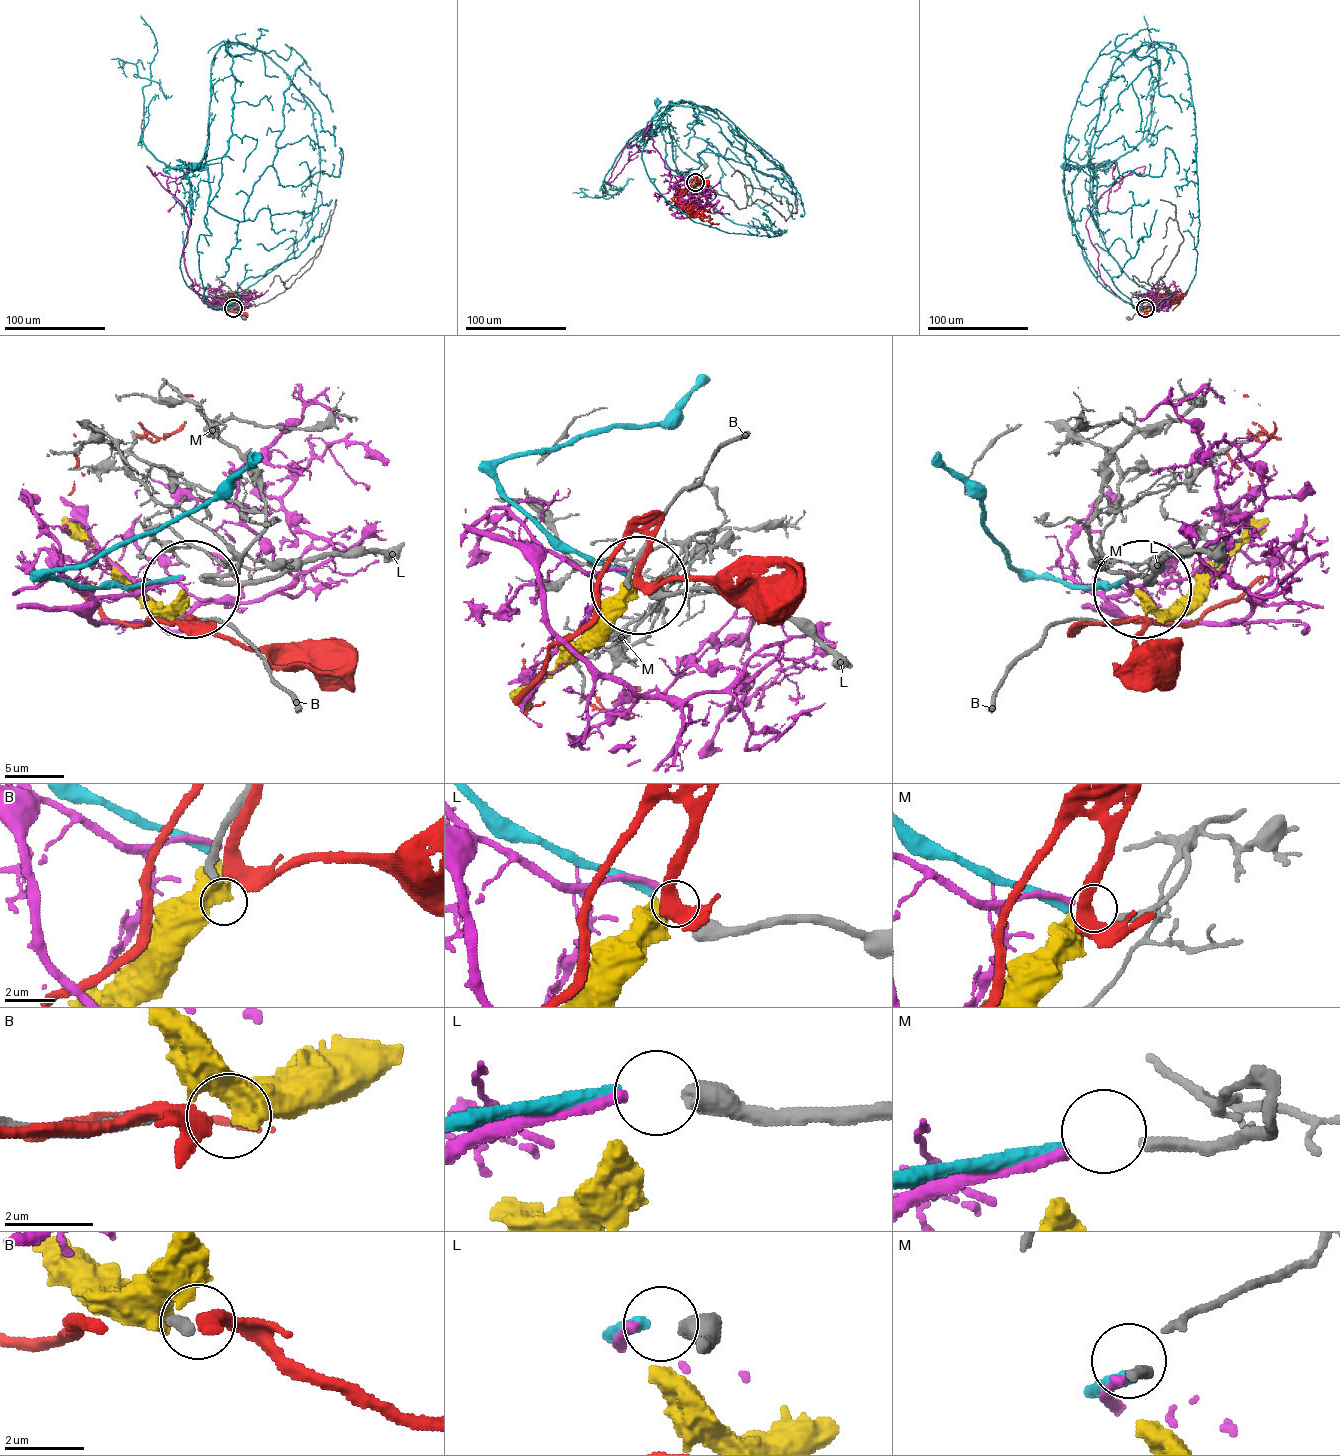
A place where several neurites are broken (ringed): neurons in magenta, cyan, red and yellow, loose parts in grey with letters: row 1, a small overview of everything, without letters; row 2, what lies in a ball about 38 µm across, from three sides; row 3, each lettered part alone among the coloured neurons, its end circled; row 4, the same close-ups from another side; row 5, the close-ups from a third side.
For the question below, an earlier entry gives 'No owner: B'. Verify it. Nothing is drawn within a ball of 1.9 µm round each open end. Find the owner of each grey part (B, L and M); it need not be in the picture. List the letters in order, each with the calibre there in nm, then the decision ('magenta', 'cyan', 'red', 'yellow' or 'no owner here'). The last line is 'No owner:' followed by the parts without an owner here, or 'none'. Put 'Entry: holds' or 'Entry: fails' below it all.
B: 300 nm thick; no owner here
L: 600 nm thick; cyan
M: 320 nm thick; magenta
No owner: B
Entry: holds

